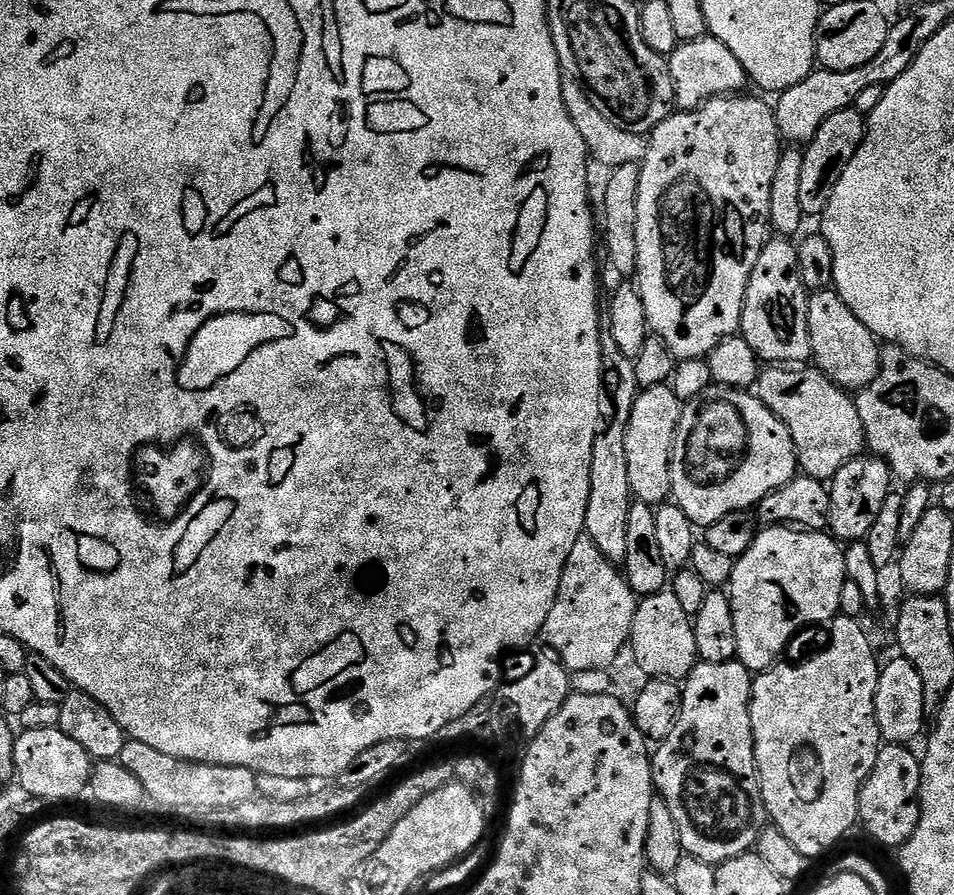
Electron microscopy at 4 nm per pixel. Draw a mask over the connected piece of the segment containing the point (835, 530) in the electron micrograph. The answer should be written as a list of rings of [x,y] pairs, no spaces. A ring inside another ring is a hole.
[[[871,454],[856,456],[830,481],[830,518],[828,528],[840,542],[863,541],[870,534],[870,526],[878,519],[886,498],[893,491],[894,477],[885,460]]]

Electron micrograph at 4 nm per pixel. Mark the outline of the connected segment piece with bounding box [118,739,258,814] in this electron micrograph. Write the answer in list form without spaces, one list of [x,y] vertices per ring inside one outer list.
[[[125,739],[118,762],[126,770],[130,770],[130,774],[134,774],[134,778],[138,778],[138,782],[142,782],[144,795],[149,801],[153,800],[154,803],[161,804],[162,807],[169,808],[172,812],[220,812],[220,814],[224,814],[230,808],[249,804],[258,796],[256,791],[257,773],[252,772],[249,768],[199,764],[189,760],[170,758],[170,754],[161,754],[159,750],[154,750],[154,746],[146,746],[146,742]]]

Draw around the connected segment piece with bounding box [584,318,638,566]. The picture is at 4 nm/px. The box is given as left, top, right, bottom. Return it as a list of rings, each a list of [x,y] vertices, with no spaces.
[[[606,318],[600,321],[600,345],[604,351],[604,363],[611,380],[611,382],[605,383],[602,392],[607,401],[609,398],[611,410],[610,418],[605,419],[604,425],[595,436],[594,451],[591,455],[590,502],[587,503],[584,526],[587,537],[602,550],[603,556],[612,564],[620,566],[623,565],[626,558],[626,526],[629,525],[629,510],[634,502],[629,482],[629,462],[626,459],[626,428],[629,426],[630,410],[633,409],[633,403],[638,395],[638,385],[633,361],[626,354],[622,354],[622,350],[618,350],[618,345],[615,344],[614,338],[610,334],[610,322]]]

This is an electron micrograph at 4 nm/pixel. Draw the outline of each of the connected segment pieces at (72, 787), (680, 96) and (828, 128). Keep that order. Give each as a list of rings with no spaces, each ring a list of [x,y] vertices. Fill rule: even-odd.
[[[59,726],[52,728],[28,728],[25,732],[21,731],[16,737],[14,746],[14,762],[16,763],[15,783],[20,783],[20,788],[24,791],[25,797],[51,802],[51,800],[72,800],[75,796],[80,796],[84,792],[84,787],[89,787],[90,781],[94,776],[94,761],[92,757],[74,742],[74,738],[66,738],[62,734]]]
[[[710,34],[700,40],[686,40],[677,44],[672,55],[667,57],[670,66],[670,78],[674,78],[675,107],[681,112],[694,112],[705,100],[714,100],[718,96],[731,96],[745,91],[744,84],[749,83],[742,62],[722,46]]]
[[[850,107],[846,110],[838,110],[838,114],[830,114],[830,118],[822,122],[818,134],[814,134],[814,138],[808,141],[803,149],[804,161],[799,187],[799,197],[805,217],[823,217],[826,206],[834,194],[834,186],[838,186],[838,178],[842,178],[842,170],[846,170],[850,158],[854,158],[854,154],[858,154],[862,146],[865,131],[865,113]]]

